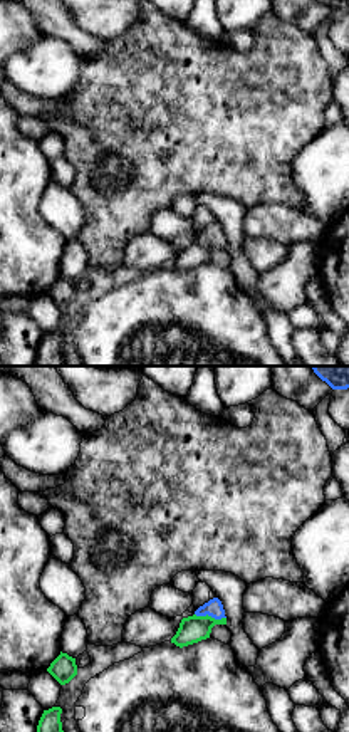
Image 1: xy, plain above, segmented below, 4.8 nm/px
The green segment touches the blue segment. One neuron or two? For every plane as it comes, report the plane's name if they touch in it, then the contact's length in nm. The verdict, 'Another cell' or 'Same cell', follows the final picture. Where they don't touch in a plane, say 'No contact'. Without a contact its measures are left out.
Touches green in xy. Shared border 150 nm

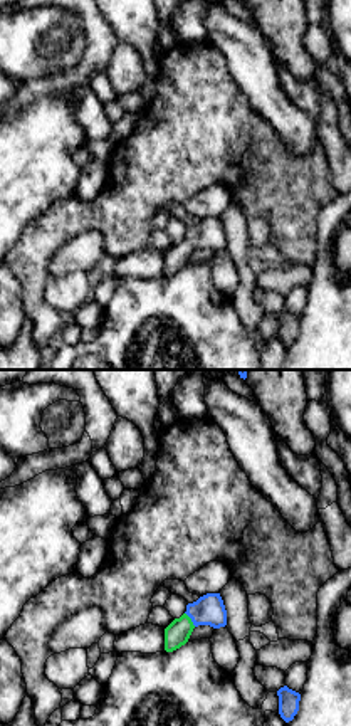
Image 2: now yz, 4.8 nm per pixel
Touches green in yz. Shared border 90 nm

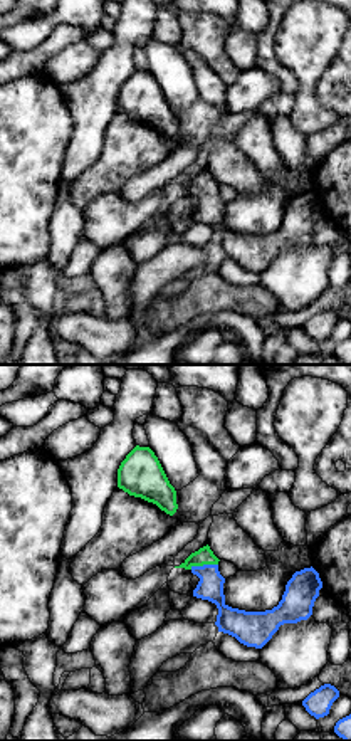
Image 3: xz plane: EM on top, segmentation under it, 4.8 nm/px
Touches green in xz. Shared border 140 nm

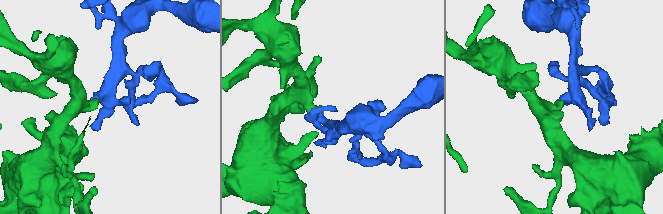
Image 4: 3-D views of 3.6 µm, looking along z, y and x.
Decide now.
Same cell

